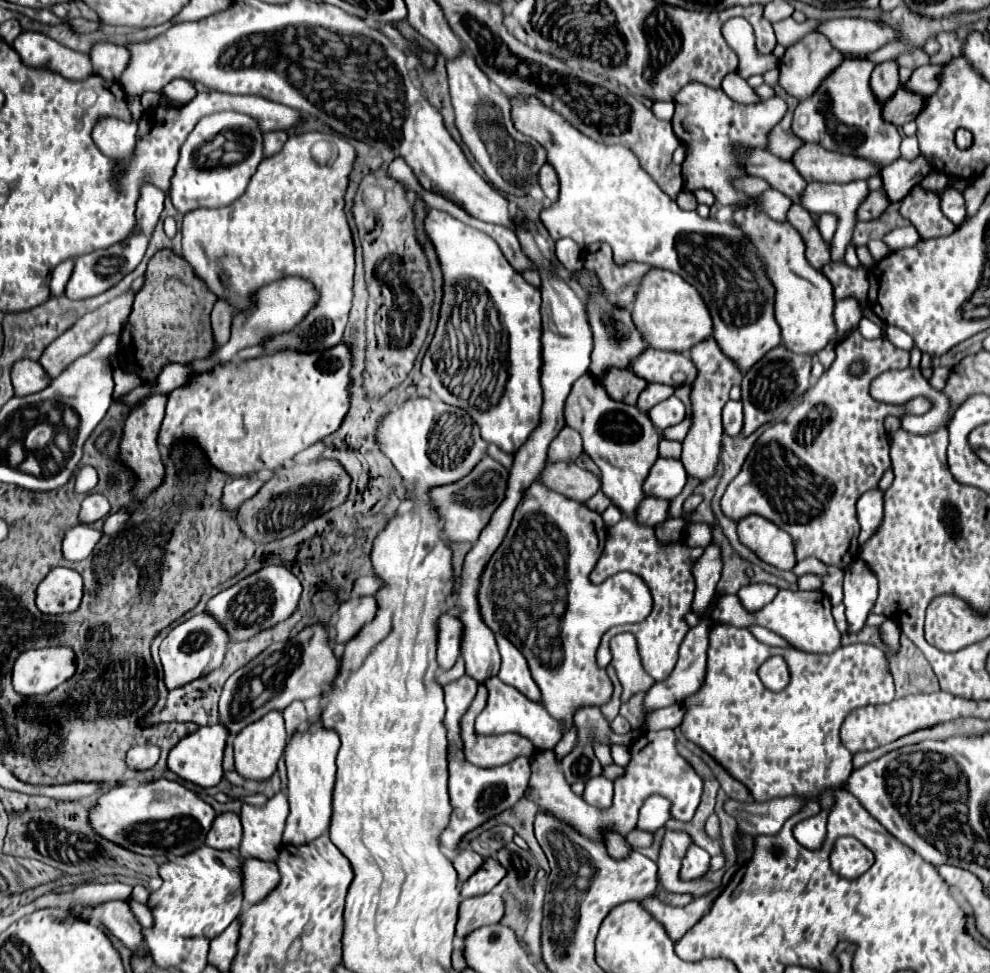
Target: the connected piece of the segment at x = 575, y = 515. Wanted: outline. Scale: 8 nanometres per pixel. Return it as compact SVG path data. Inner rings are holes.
M535 480L515 508L501 548L497 548L489 558L477 588L483 622L495 634L505 634L505 638L511 640L511 644L515 644L527 658L531 676L541 690L543 704L547 712L561 722L563 734L573 726L573 716L581 706L603 706L611 700L613 684L605 668L599 668L595 660L601 636L613 626L643 622L653 606L649 590L639 576L611 576L601 586L591 584L589 574L605 548L605 534L607 530L599 512L593 512L585 504L565 498L541 484L541 480Z

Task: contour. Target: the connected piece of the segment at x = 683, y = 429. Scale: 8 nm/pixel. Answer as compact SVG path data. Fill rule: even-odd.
M687 416L681 424L675 424L673 428L667 428L667 430L663 432L663 436L665 436L667 440L685 440L689 428L691 428L691 416Z

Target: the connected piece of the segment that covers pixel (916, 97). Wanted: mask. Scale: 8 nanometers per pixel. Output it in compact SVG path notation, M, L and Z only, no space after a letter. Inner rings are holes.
M899 88L883 106L883 116L885 120L903 126L911 120L917 118L917 114L925 108L925 96Z

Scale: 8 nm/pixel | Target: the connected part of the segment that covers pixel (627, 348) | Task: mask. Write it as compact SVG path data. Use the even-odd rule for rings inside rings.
M583 268L583 270L575 272L571 276L571 280L581 284L583 292L585 292L587 320L589 320L589 326L593 332L593 354L591 354L591 366L589 366L591 376L601 380L609 368L629 368L629 364L647 348L641 332L637 330L637 326L631 320L631 312L621 310L621 308L607 302L595 272L589 272Z

